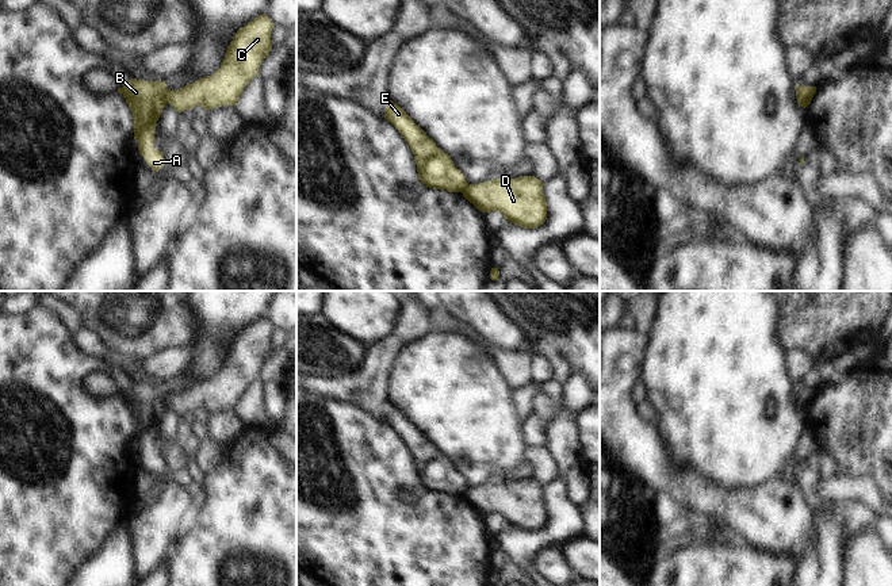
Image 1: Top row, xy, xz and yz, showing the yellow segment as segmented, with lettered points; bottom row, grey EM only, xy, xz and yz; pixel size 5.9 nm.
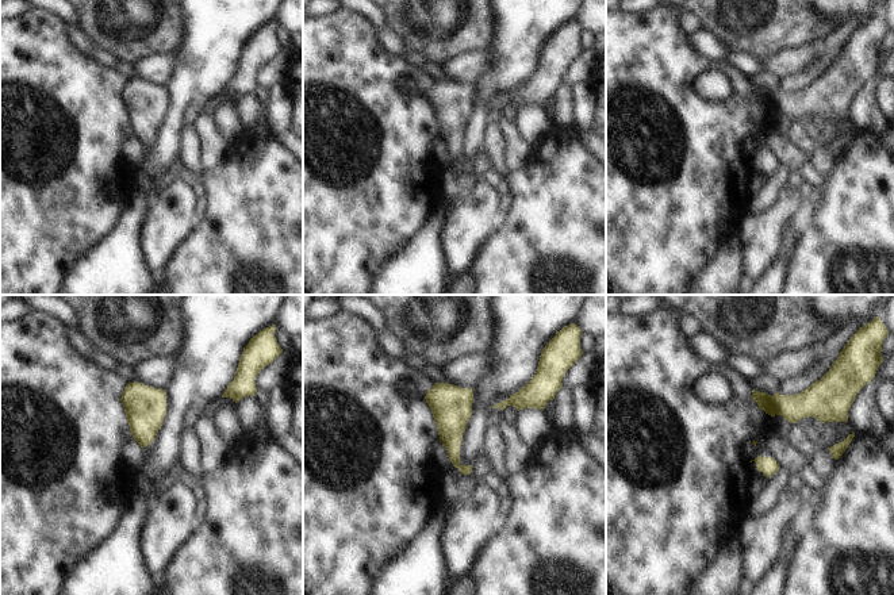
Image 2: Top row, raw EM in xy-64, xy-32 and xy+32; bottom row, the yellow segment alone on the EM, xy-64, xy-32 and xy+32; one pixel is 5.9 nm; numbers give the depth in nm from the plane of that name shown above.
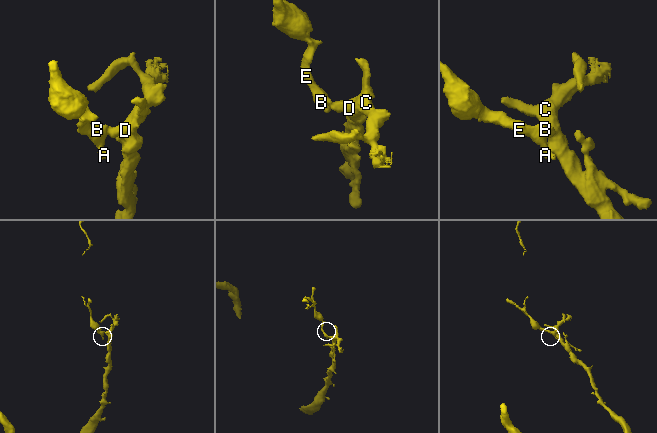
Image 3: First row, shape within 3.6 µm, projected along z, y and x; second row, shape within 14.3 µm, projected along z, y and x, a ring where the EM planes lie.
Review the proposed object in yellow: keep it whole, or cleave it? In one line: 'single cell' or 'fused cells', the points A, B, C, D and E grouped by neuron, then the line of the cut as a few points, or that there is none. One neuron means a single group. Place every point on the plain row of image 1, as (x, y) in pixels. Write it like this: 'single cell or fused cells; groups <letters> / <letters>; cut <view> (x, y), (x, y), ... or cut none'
fused cells; groups A B E / C D; cut xy (167, 391), (164, 405)

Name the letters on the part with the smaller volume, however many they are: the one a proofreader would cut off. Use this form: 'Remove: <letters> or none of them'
Remove: A, B, E.

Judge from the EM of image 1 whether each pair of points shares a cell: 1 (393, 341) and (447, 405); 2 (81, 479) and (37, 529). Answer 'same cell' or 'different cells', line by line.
1: different cells
2: same cell

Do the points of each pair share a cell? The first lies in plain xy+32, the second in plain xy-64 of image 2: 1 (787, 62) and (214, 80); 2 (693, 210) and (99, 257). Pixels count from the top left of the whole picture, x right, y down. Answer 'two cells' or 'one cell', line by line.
1: two cells
2: two cells

